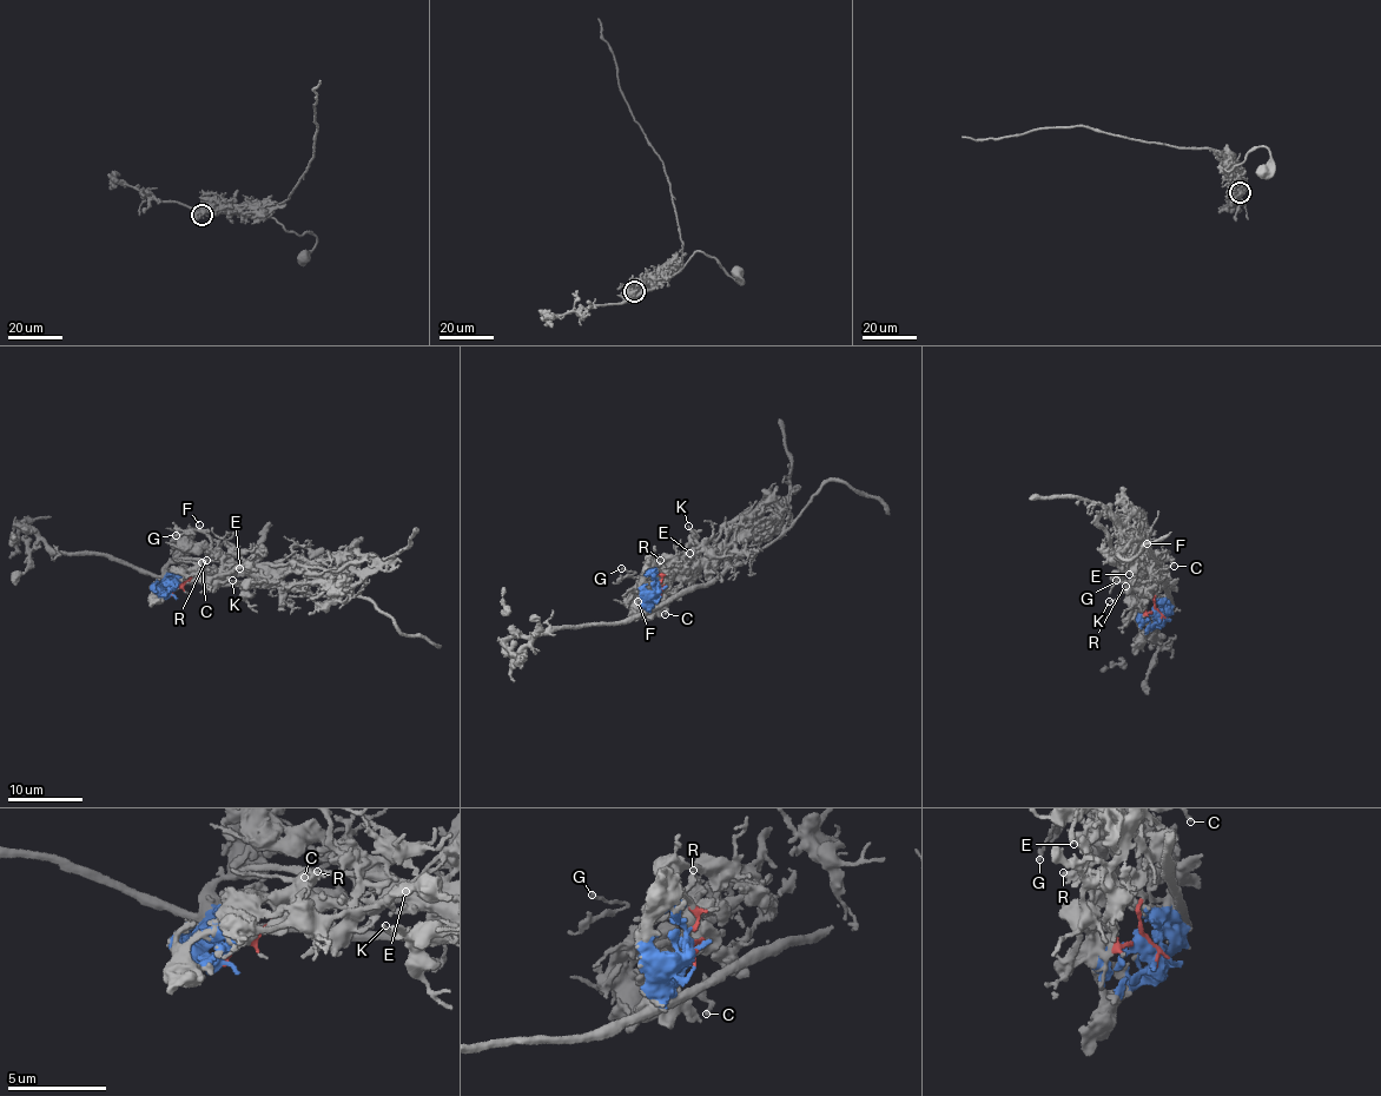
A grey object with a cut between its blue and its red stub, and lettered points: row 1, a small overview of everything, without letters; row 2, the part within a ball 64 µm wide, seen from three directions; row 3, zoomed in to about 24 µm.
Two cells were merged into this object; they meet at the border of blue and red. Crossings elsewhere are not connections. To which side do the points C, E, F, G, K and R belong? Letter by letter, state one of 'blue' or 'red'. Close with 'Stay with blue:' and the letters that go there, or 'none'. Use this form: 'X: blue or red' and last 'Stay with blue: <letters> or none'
C: red
E: red
F: blue
G: red
K: red
R: red
Stay with blue: F

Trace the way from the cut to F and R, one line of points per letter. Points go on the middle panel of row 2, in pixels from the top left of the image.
F: (659, 589), (652, 600), (638, 602)
R: (659, 592), (662, 587), (660, 560)

